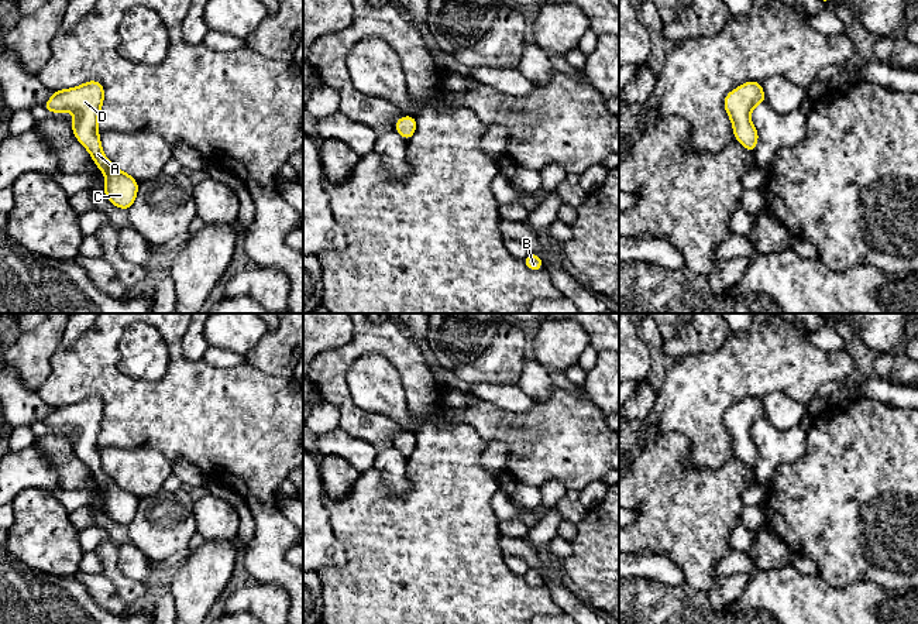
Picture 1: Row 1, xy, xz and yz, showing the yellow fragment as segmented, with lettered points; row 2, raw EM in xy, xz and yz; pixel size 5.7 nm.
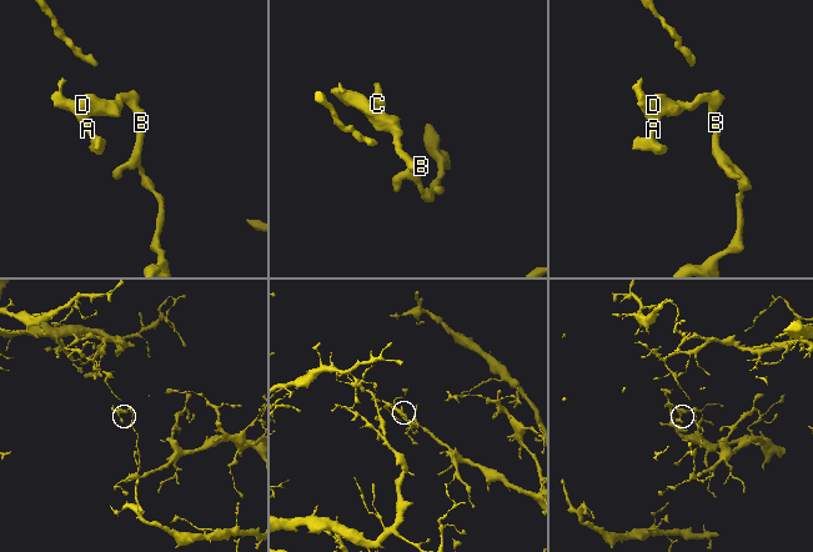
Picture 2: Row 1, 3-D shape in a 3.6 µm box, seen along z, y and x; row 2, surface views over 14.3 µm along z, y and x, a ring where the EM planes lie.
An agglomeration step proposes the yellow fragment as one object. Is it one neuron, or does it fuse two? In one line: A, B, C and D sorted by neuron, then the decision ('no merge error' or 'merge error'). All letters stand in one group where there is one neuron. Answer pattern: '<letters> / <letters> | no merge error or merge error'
A B C D | no merge error

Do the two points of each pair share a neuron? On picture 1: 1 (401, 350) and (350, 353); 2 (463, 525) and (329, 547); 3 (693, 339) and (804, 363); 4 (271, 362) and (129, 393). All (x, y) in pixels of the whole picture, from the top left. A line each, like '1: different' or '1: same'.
1: same
2: different
3: different
4: different

